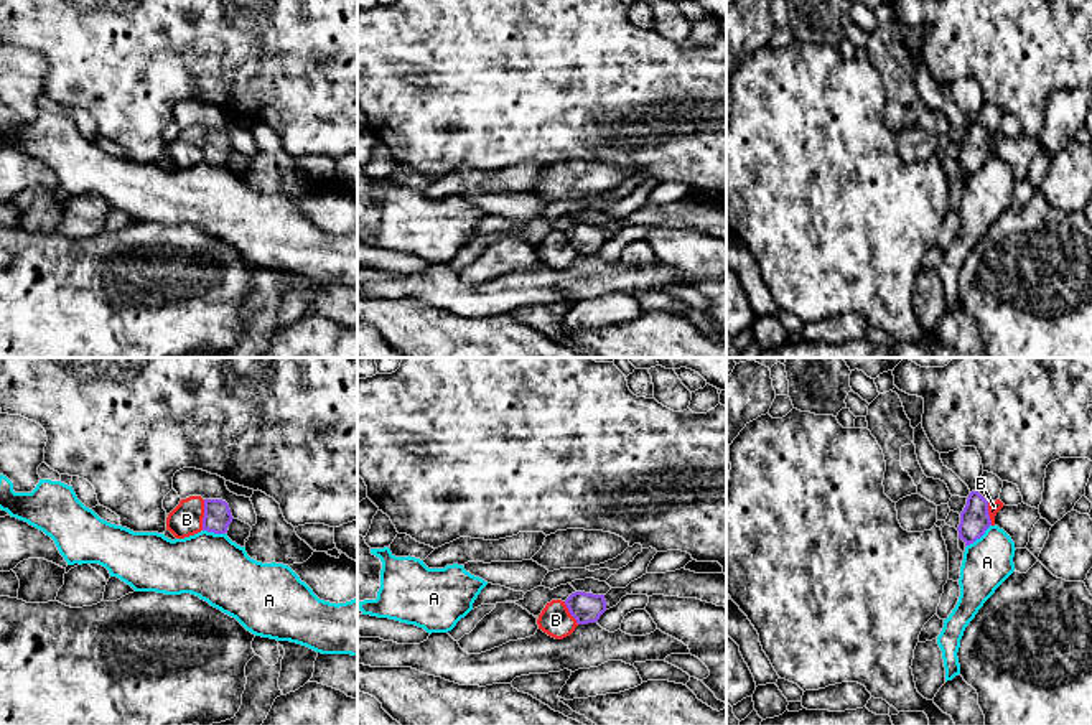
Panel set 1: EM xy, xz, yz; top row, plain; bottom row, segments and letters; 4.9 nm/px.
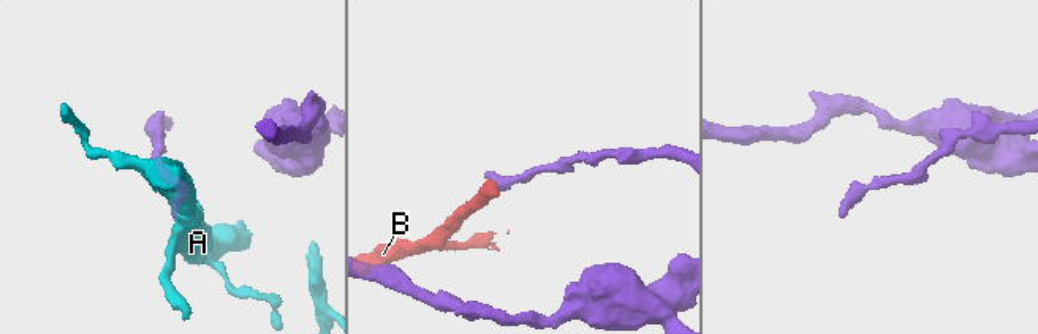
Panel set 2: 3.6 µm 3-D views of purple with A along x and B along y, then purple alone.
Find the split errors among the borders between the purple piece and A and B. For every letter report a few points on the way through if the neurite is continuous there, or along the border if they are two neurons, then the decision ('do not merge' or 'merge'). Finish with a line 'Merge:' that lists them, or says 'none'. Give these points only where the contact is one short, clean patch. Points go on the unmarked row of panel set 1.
A: along yz (990, 155), (966, 178) | do not merge
B: along xy (205, 130), (201, 160) | do not merge
Merge: none

